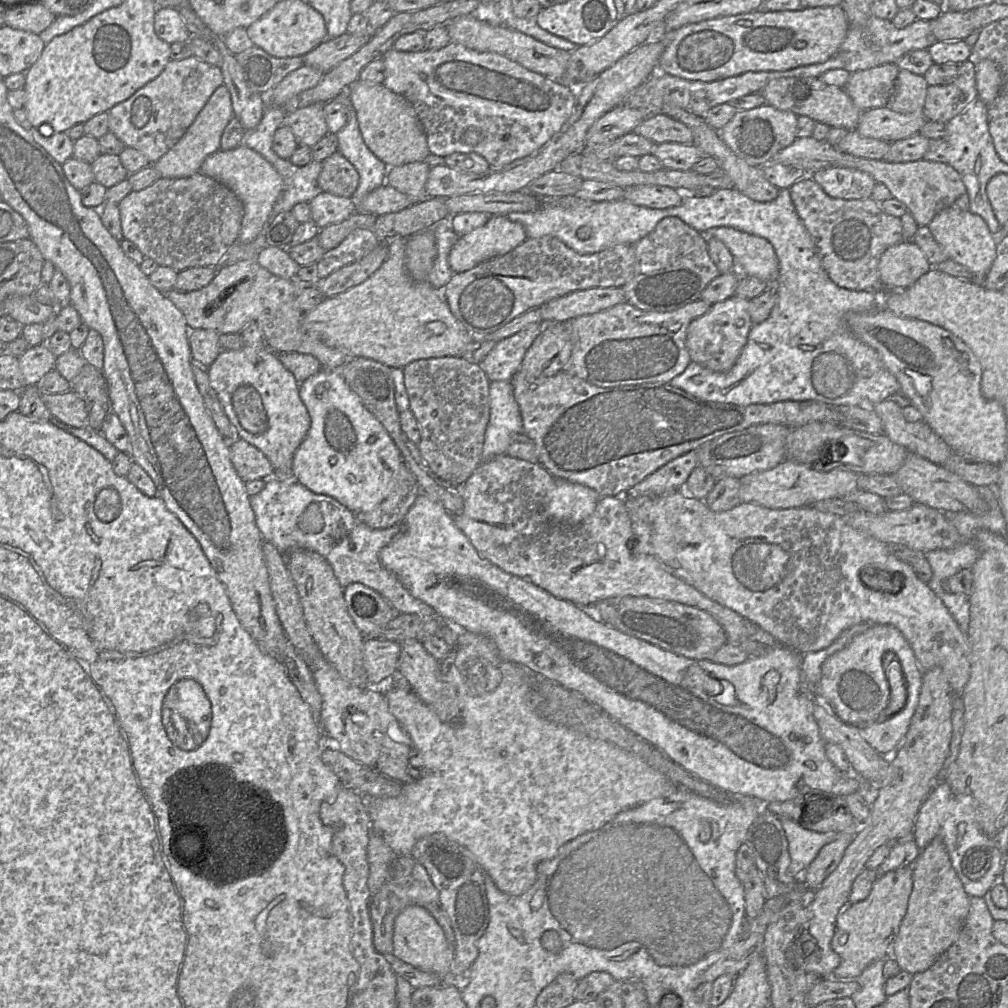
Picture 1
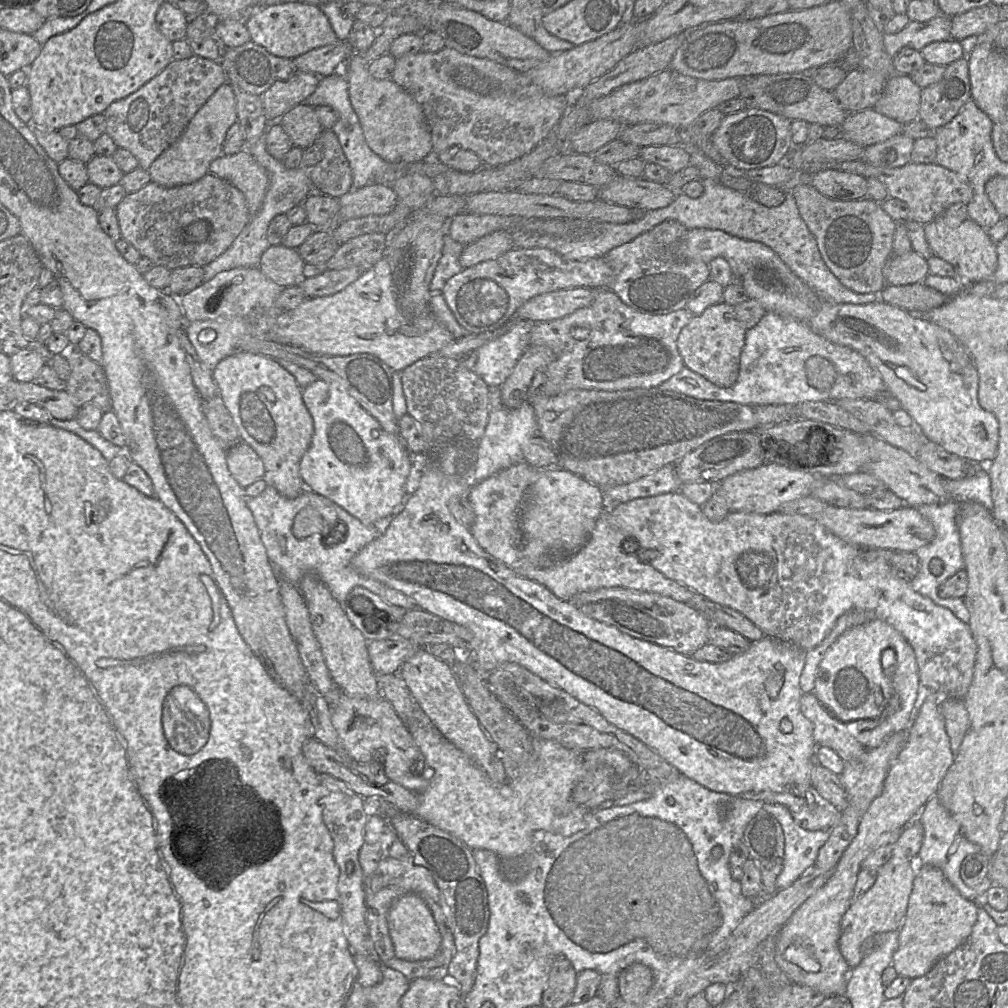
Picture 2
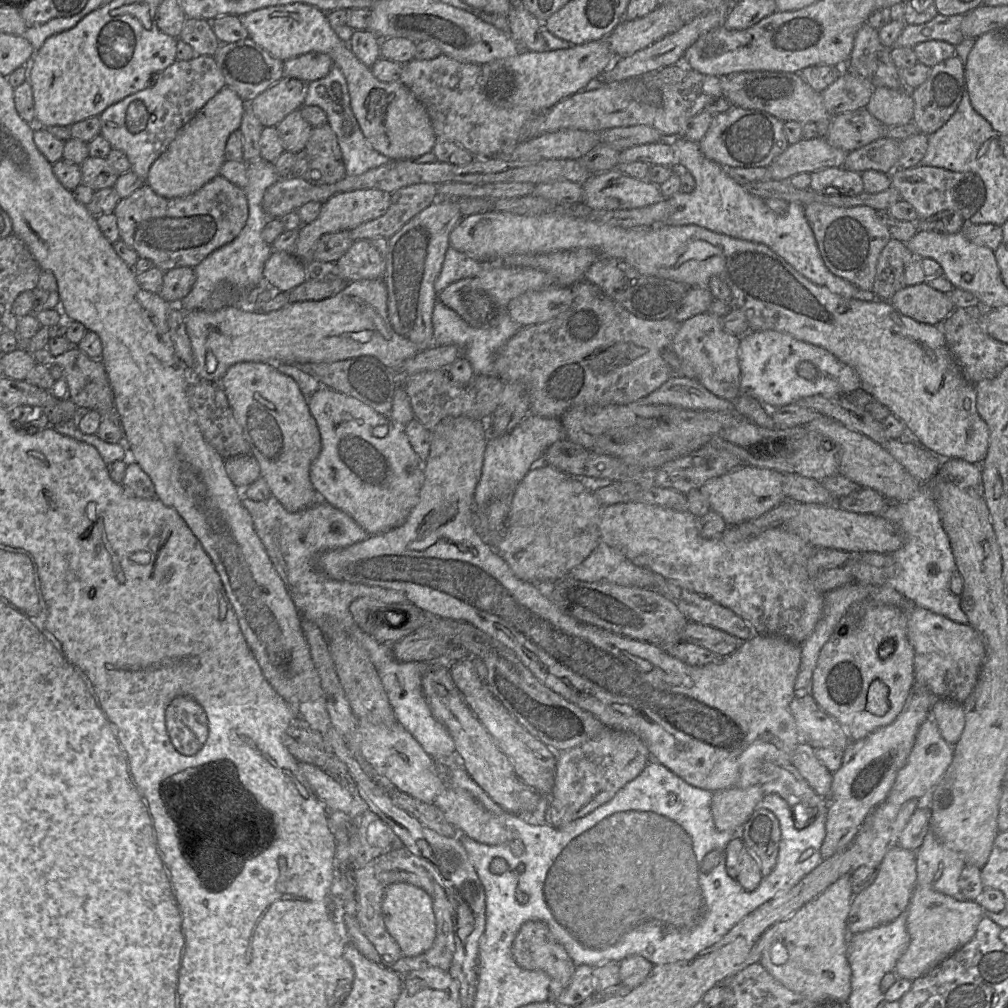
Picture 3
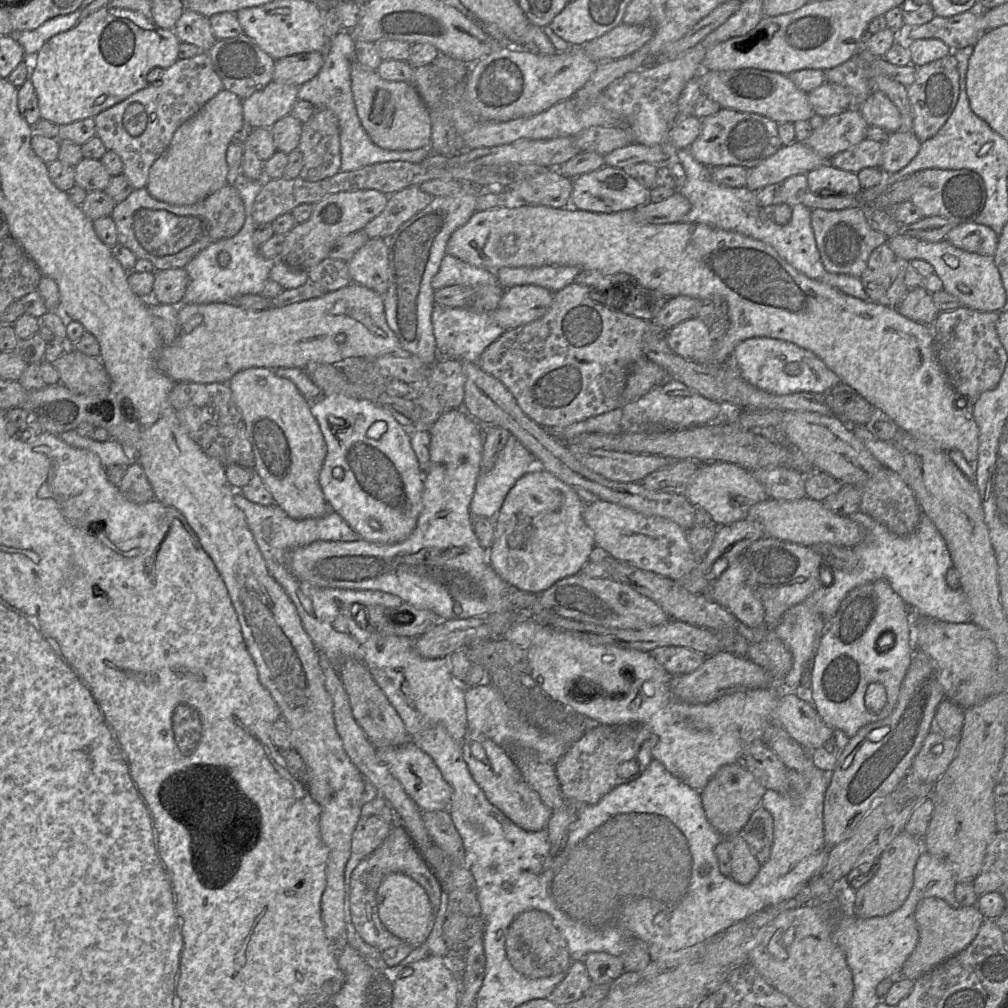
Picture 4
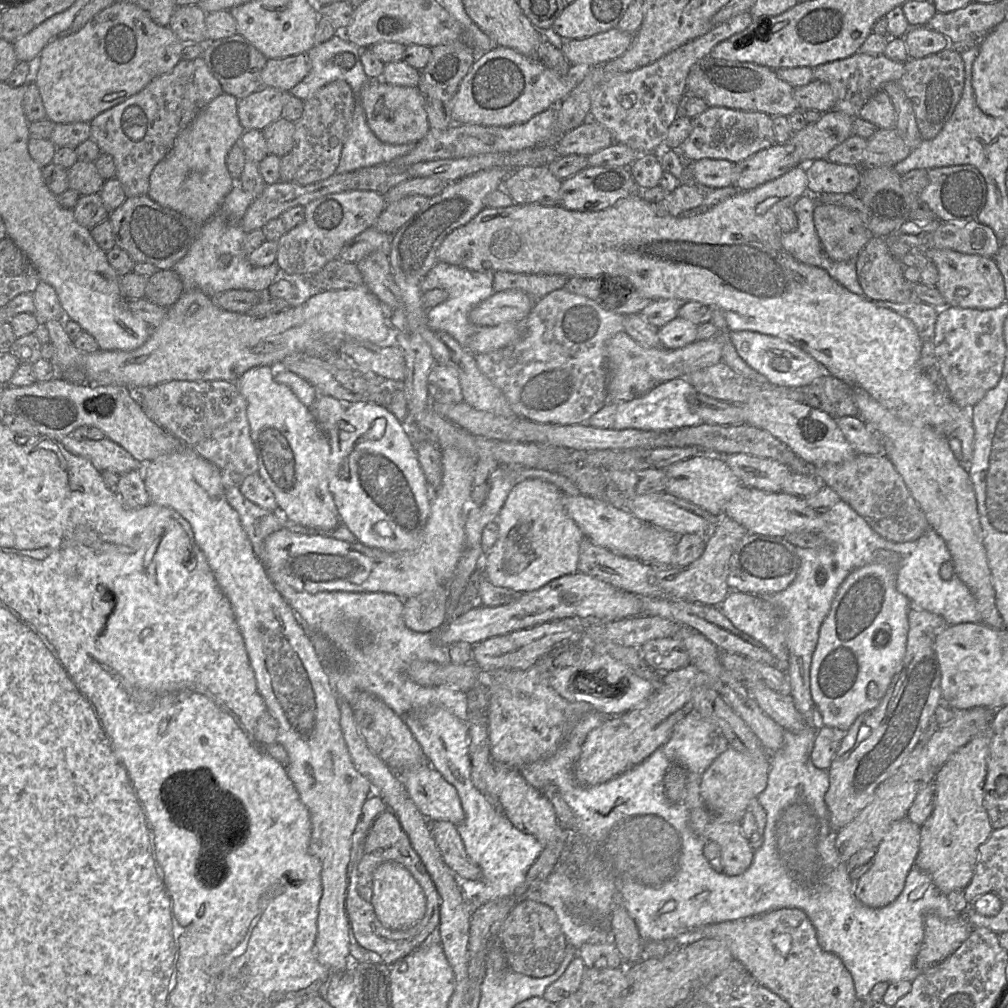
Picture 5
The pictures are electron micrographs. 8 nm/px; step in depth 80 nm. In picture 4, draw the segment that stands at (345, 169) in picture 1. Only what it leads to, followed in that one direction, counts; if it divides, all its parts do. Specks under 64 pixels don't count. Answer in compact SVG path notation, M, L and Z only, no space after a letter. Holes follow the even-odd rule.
M317 108L310 119L302 123L298 150L303 157L300 178L316 182L340 171L340 129L331 110Z

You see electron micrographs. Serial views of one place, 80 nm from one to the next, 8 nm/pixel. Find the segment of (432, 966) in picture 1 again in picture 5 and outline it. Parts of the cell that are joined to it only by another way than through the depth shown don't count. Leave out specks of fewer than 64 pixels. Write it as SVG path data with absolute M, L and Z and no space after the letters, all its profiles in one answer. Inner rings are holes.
M393 861L380 864L373 873L371 904L381 924L391 930L406 930L419 922L426 911L426 899L421 886L411 873Z

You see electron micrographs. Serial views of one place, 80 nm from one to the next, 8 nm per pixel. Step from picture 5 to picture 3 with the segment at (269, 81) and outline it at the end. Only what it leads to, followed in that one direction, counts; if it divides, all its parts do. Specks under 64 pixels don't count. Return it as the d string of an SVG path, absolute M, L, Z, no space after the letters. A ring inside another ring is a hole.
M310 52L283 62L283 78L295 78L306 83L325 77L334 61L319 52Z

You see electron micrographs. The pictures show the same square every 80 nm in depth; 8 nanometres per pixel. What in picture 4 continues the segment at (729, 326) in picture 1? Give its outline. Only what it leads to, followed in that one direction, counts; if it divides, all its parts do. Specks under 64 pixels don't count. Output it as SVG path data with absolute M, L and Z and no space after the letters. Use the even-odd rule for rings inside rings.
M698 318L688 319L669 329L666 333L666 341L673 352L684 359L700 364L713 364L714 340L709 334L709 325Z

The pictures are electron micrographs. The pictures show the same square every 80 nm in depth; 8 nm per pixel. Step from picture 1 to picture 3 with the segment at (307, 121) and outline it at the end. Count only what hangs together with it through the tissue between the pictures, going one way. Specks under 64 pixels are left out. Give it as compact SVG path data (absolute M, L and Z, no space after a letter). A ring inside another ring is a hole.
M300 109L290 112L275 126L285 151L297 153L305 148L312 126L303 118Z

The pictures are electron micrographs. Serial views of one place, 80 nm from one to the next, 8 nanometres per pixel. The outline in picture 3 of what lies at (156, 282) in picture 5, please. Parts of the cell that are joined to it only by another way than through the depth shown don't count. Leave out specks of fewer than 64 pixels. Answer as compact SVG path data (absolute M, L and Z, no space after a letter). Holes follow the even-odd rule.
M177 267L165 271L158 294L171 305L178 305L192 289L196 273L192 267Z

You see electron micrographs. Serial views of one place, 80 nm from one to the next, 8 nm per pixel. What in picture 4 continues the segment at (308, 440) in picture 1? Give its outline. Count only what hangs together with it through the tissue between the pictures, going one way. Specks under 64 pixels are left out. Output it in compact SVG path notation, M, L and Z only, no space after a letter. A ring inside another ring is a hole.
M342 394L321 395L311 403L311 412L315 417L323 434L327 447L327 454L319 474L319 484L330 510L339 514L346 523L367 542L374 544L394 544L405 540L414 530L418 517L422 511L423 472L417 456L412 449L409 431L401 426L388 412L376 403L361 398L351 398Z

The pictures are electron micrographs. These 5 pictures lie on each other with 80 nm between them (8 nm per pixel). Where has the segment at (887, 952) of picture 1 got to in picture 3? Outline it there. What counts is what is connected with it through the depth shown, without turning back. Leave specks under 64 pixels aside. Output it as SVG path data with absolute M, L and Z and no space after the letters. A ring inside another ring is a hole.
M896 845L890 849L878 866L878 874L871 885L854 895L847 918L847 932L854 935L887 924L906 910L916 884L916 853Z

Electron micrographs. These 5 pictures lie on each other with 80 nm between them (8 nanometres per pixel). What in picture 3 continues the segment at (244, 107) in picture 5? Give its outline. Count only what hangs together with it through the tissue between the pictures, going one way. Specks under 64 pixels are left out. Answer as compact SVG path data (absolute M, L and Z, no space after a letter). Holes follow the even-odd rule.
M282 78L249 102L263 127L277 126L290 112L300 109L308 83L295 78Z

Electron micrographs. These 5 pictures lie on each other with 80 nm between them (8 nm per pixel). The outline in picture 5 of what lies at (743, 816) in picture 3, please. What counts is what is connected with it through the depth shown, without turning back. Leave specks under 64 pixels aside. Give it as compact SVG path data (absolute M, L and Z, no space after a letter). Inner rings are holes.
M728 747L701 776L700 793L705 806L719 821L740 823L751 800L766 788L770 766L771 754L764 748L740 753Z

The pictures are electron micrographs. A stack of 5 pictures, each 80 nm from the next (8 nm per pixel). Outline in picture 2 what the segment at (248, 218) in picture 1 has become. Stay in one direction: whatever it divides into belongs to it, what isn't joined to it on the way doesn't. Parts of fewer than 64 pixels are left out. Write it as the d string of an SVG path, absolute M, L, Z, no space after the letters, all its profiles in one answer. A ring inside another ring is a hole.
M246 149L232 155L221 154L210 163L208 173L230 182L244 194L250 217L261 208L269 176Z

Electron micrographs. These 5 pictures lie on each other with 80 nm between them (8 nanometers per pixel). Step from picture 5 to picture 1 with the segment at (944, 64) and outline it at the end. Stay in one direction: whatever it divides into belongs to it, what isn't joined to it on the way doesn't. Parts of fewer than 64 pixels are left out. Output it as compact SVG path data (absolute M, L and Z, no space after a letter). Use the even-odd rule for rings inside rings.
M971 60L956 64L958 74L953 82L928 85L923 115L929 121L947 123L978 97L975 64Z

